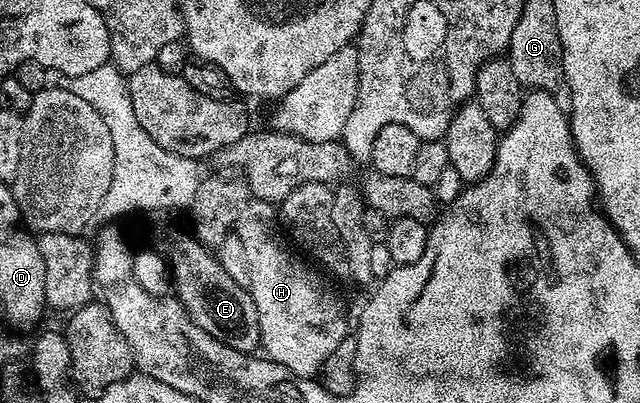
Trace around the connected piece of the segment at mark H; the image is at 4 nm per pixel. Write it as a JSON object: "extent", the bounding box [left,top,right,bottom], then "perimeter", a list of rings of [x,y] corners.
{"extent":[234,199,350,377],"perimeter":[[[249,199],[236,223],[234,235],[242,238],[246,259],[250,261],[248,291],[258,310],[263,355],[284,364],[298,376],[315,377],[323,369],[326,358],[330,358],[330,354],[334,354],[341,342],[350,336],[348,316],[335,290],[311,268],[313,265],[307,259],[299,260],[291,252],[293,249],[280,241],[282,232],[278,227],[277,205]]]}

